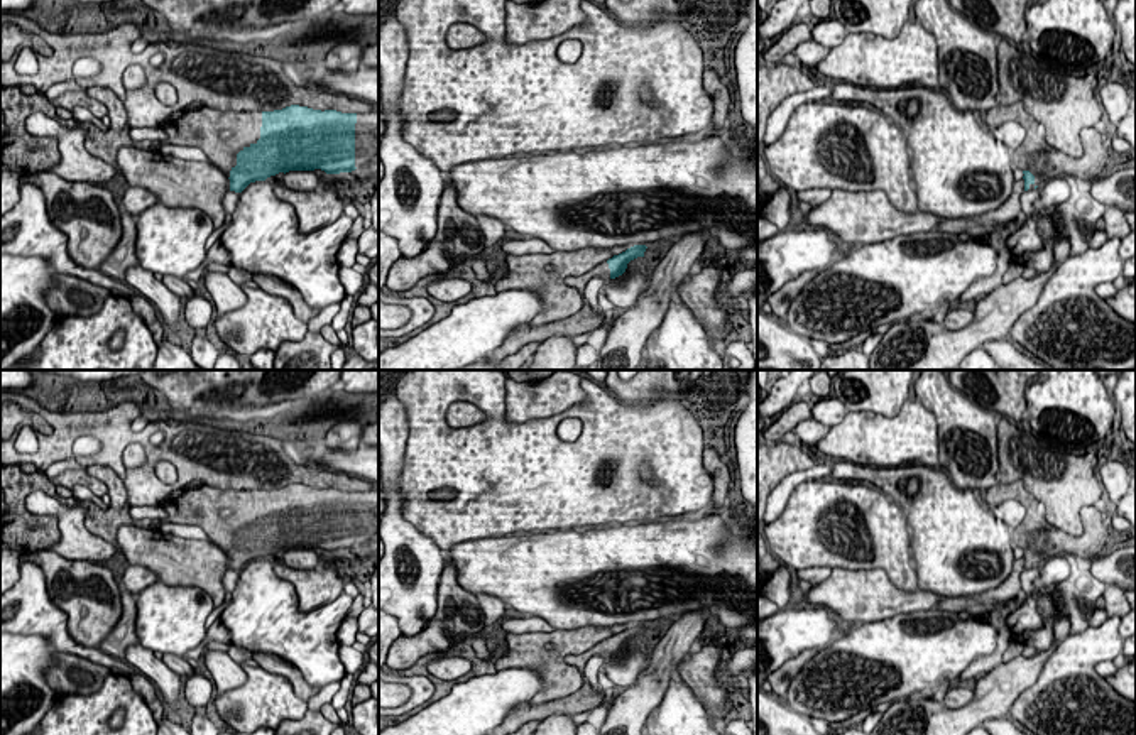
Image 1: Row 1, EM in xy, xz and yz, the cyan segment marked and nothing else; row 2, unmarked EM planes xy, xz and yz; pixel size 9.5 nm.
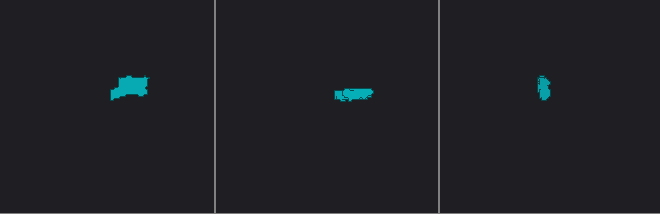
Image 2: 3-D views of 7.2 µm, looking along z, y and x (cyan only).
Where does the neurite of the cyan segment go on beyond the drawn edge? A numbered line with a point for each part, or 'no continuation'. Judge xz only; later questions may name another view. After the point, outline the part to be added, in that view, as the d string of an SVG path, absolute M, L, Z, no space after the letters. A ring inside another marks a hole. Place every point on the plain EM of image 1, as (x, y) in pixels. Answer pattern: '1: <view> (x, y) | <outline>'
1: xz (602, 647) | M607 639L602 640L602 642L598 642L597 645L593 645L585 654L580 654L580 656L566 656L565 657L565 662L570 664L570 666L578 667L583 672L585 664L593 656L602 656L605 662L614 659L614 657L609 656L609 642L607 642Z

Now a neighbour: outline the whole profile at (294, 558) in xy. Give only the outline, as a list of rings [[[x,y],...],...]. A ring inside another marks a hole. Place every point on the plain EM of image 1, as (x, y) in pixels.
[[[289,549],[284,553],[282,561],[294,569],[318,569],[323,564],[313,549]]]

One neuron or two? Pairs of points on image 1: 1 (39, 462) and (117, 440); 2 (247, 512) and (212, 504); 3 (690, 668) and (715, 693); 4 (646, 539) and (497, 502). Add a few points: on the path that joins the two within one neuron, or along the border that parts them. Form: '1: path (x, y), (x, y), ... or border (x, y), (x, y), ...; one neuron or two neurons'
1: path (58, 443), (70, 431), (98, 431); one neuron
2: path (239, 504), (220, 502); one neuron
3: path (697, 675), (709, 686); one neuron
4: border (626, 522), (572, 529); two neurons

